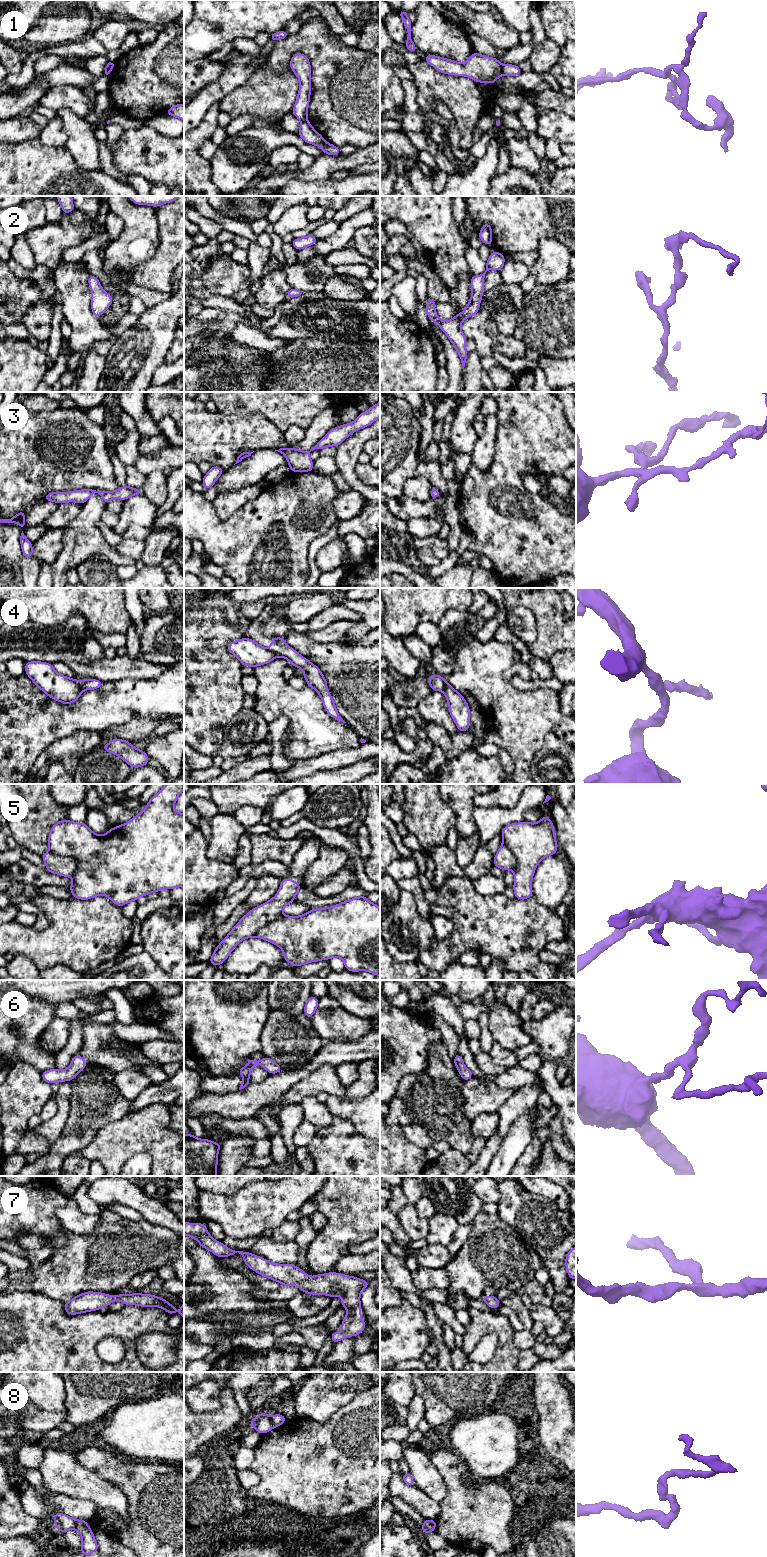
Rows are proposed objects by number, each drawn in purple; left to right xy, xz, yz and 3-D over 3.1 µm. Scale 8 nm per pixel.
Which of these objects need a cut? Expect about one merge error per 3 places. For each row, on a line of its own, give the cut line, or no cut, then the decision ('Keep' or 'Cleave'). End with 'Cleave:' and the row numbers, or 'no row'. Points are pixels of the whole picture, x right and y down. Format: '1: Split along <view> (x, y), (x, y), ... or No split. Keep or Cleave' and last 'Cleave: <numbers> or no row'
1: Split along yz (501, 66), (502, 74). Cleave
2: No split. Keep
3: No split. Keep
4: Split along xy (78, 681), (83, 690). Cleave
5: Split along xy (49, 850), (76, 861), (72, 875). Cleave
6: No split. Keep
7: No split. Keep
8: Split along xz (270, 1417), (274, 1427). Cleave
Cleave: 1, 4, 5, 8

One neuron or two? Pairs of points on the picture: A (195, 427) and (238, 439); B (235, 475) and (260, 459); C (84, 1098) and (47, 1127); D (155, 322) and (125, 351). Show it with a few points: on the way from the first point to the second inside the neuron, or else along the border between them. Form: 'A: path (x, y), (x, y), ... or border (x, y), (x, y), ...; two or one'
A: path (206, 436), (227, 439); one
B: path (241, 474), (247, 472), (254, 465); one
C: border (71, 1087), (69, 1115), (61, 1132); two
D: path (148, 329), (132, 345); one

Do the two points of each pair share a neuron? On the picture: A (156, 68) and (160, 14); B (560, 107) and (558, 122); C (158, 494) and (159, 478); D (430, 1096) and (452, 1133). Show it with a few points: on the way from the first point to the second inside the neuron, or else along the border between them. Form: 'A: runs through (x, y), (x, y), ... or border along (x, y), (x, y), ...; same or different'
A: border along (172, 23), (165, 26); different
B: border along (539, 110), (554, 110), (565, 114); different
C: runs through (158, 490), (158, 482); same
D: runs through (436, 1105), (440, 1114), (450, 1124); same

